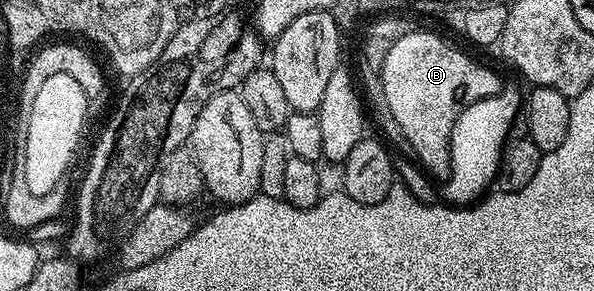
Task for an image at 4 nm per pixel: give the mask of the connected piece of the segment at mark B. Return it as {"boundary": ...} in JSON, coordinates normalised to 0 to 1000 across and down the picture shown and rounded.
{"boundary":[[[699,96],[690,117],[675,124],[675,137],[662,151],[662,165],[655,165],[655,192],[648,192],[641,265],[652,378],[658,388],[660,412],[672,430],[680,481],[692,498],[700,550],[729,608],[749,619],[758,598],[758,481],[769,405],[800,347],[838,320],[843,299],[838,261],[823,230],[798,213],[786,186],[778,186],[769,162],[744,144],[736,120]]]}

